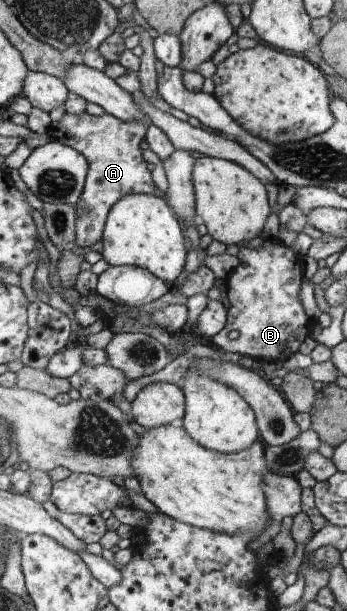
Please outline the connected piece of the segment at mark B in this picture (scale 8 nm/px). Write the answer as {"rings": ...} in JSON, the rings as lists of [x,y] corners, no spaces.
{"rings":[[[266,239],[258,248],[240,246],[237,258],[240,263],[227,280],[230,309],[226,326],[212,336],[212,345],[225,352],[284,362],[299,350],[311,329],[299,301],[304,275],[303,257],[278,239]]]}

